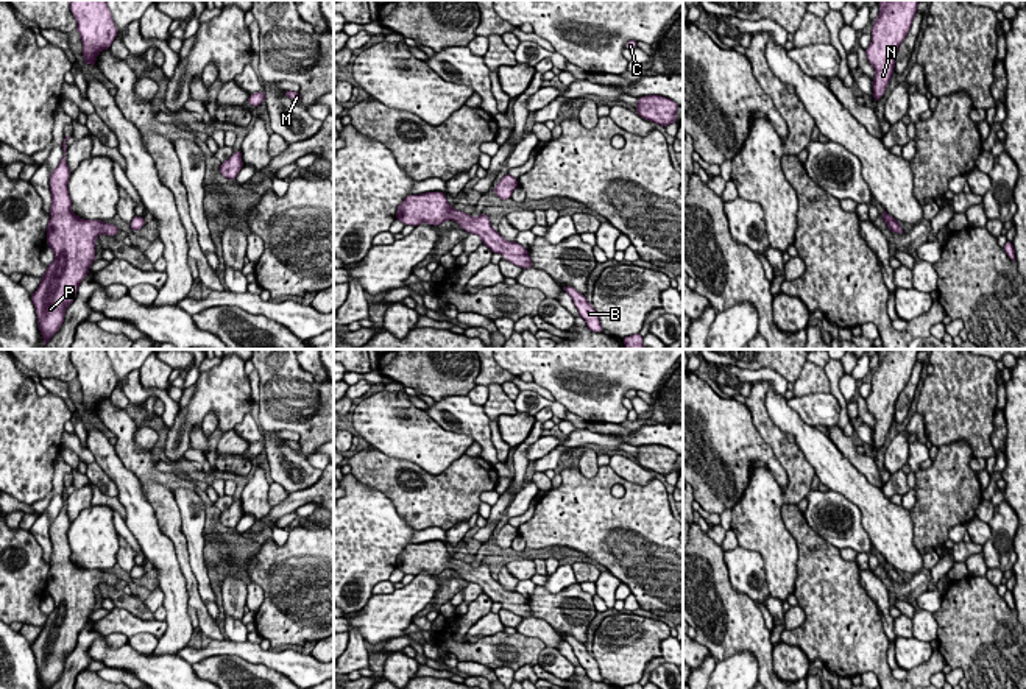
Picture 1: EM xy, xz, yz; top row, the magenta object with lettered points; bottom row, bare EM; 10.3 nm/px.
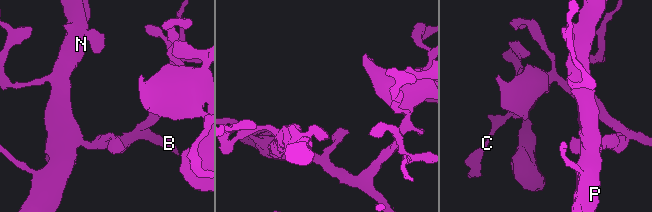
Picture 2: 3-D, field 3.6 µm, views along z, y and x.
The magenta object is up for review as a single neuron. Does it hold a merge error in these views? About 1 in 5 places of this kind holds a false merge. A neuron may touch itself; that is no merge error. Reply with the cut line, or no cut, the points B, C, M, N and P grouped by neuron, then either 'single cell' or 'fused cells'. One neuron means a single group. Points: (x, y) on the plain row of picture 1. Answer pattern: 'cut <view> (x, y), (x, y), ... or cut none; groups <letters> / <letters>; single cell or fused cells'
cut none; groups B C M N P; single cell

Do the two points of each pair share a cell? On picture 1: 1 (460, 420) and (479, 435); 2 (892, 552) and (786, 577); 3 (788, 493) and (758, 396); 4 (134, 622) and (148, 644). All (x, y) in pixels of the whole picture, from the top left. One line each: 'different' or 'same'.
1: same
2: different
3: same
4: different

